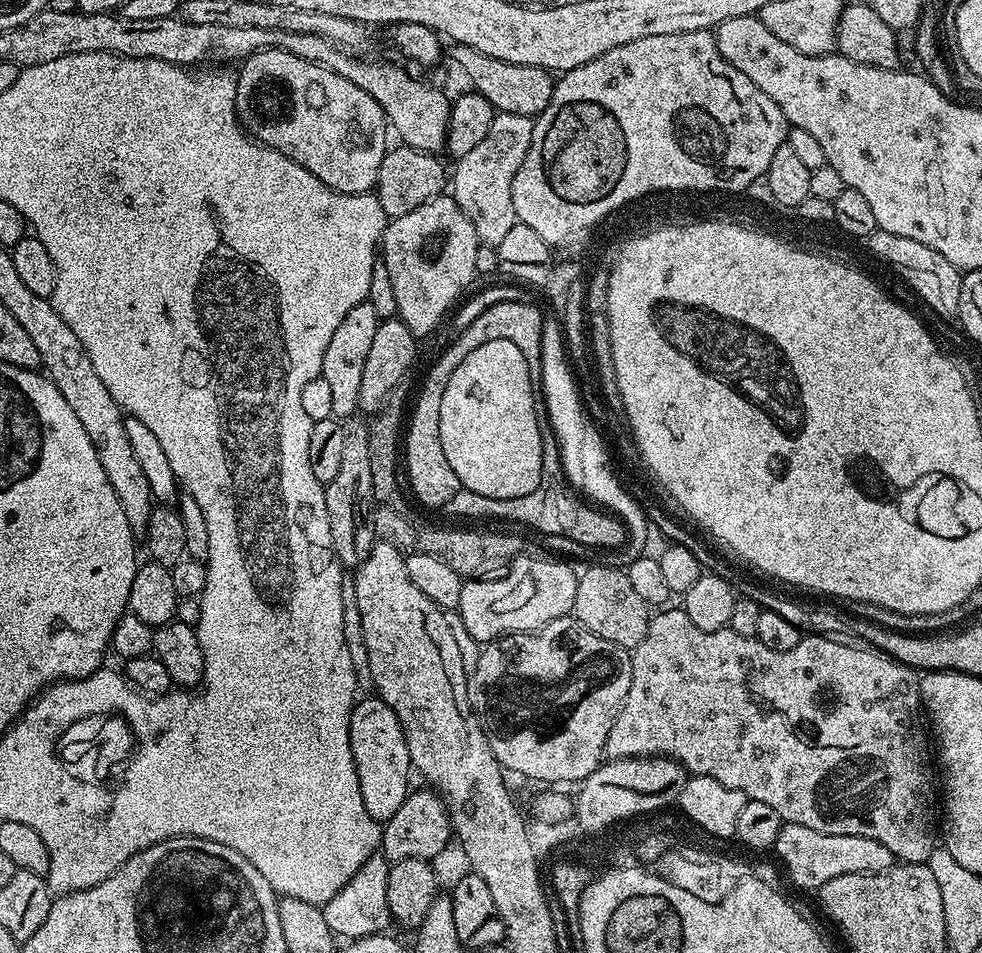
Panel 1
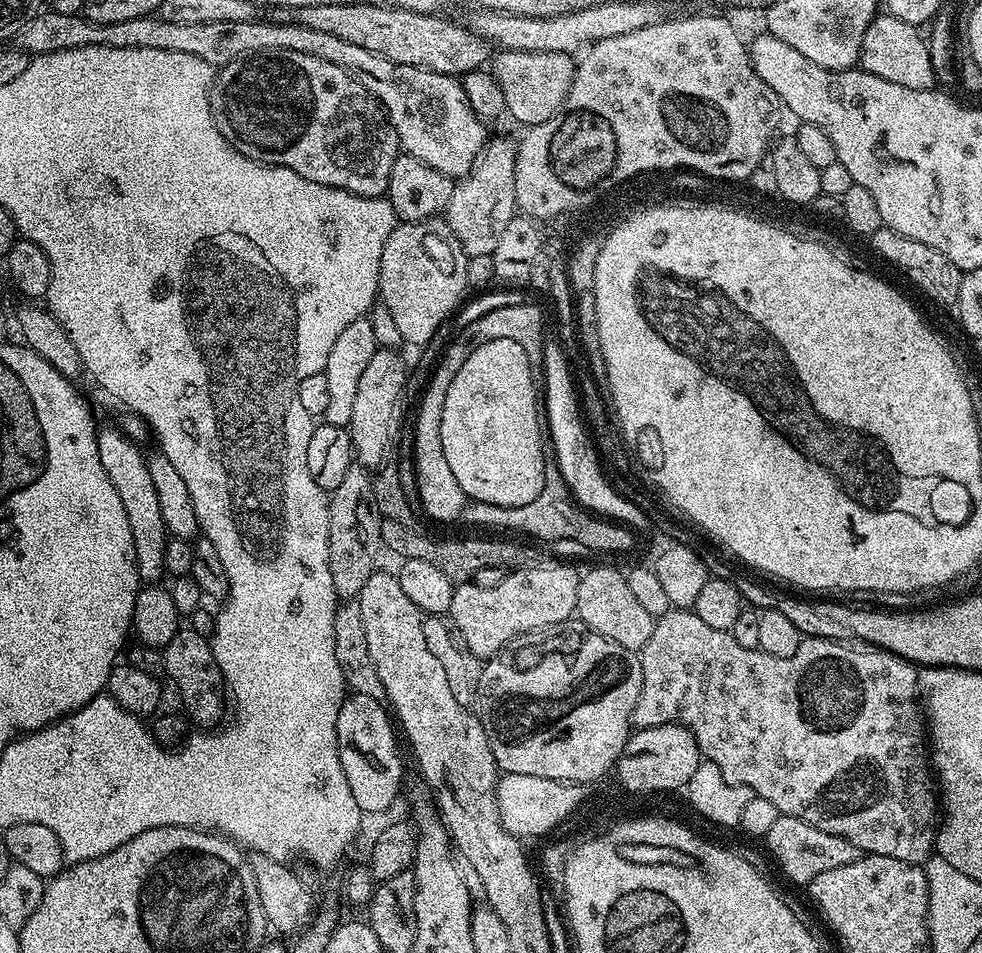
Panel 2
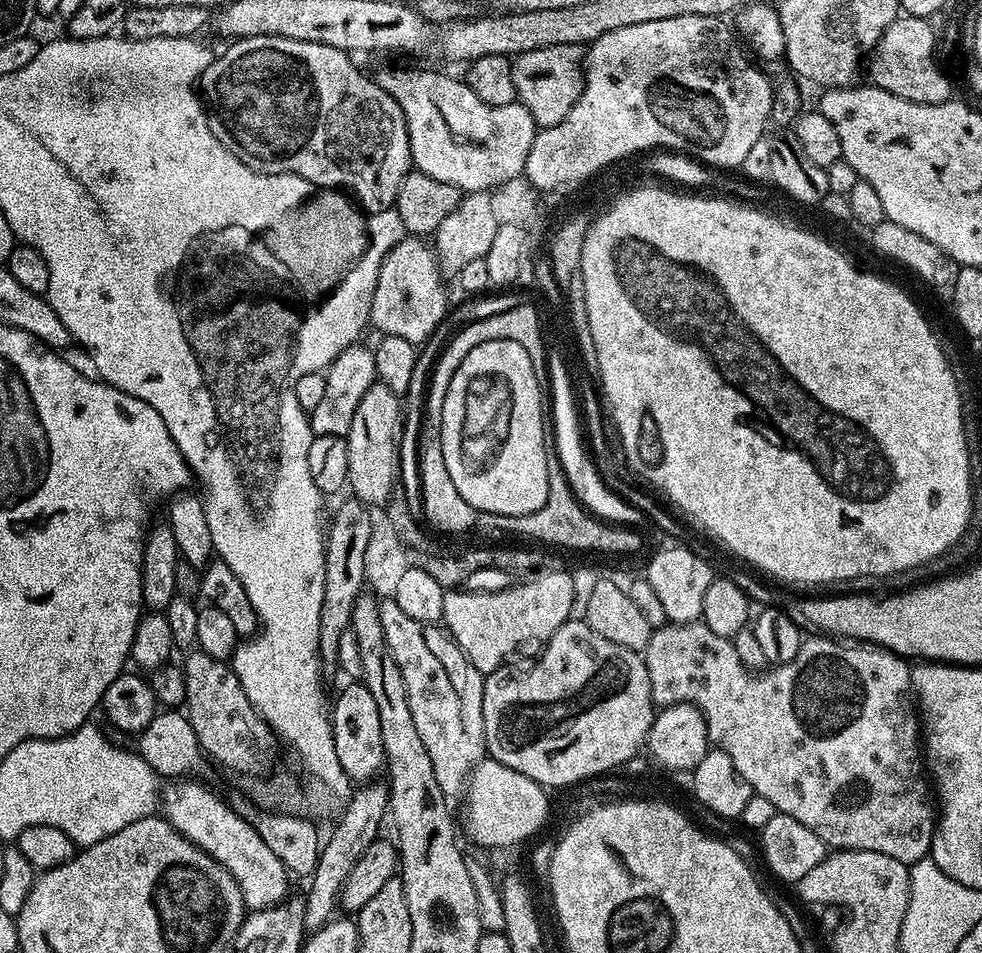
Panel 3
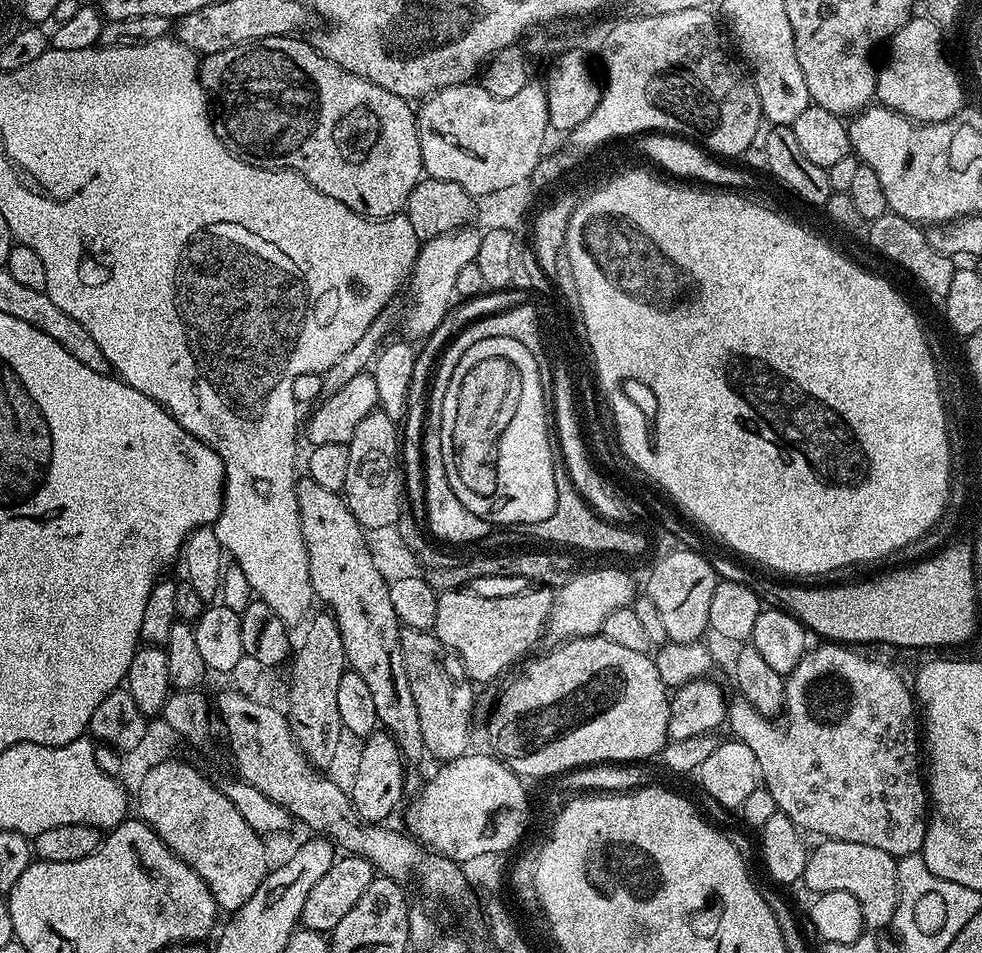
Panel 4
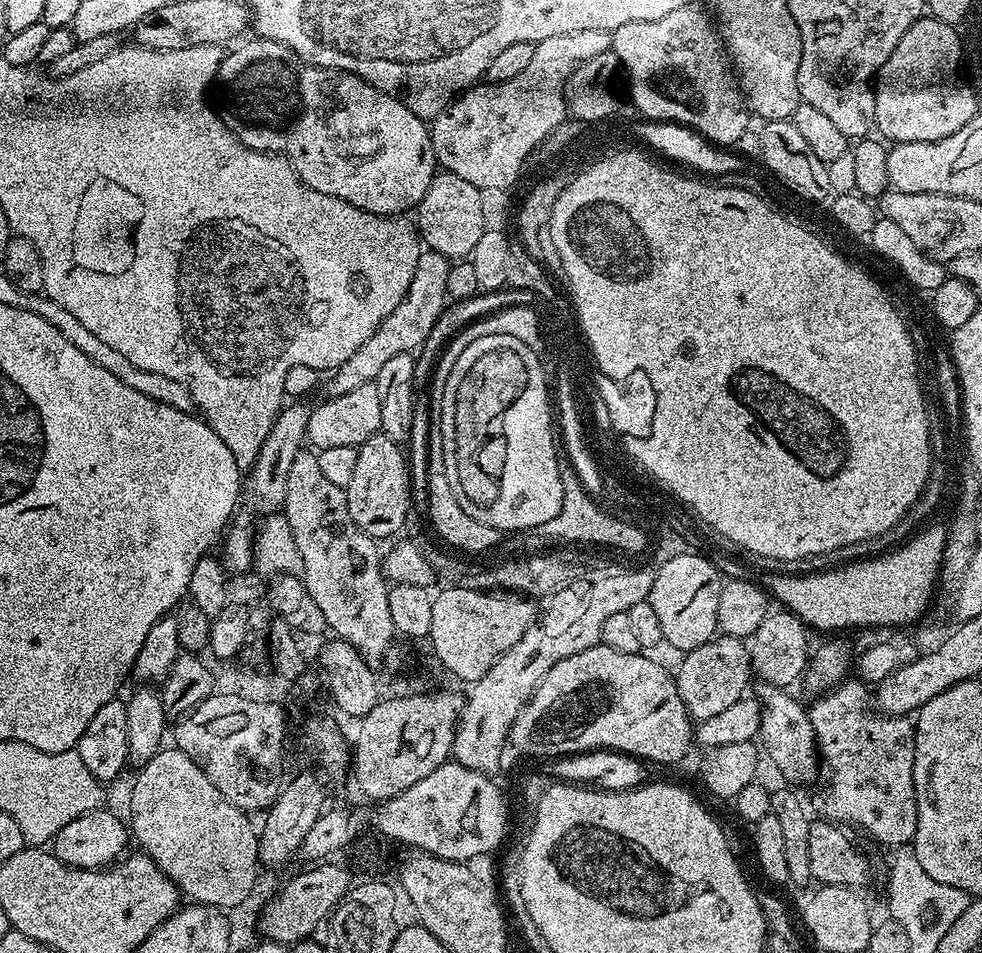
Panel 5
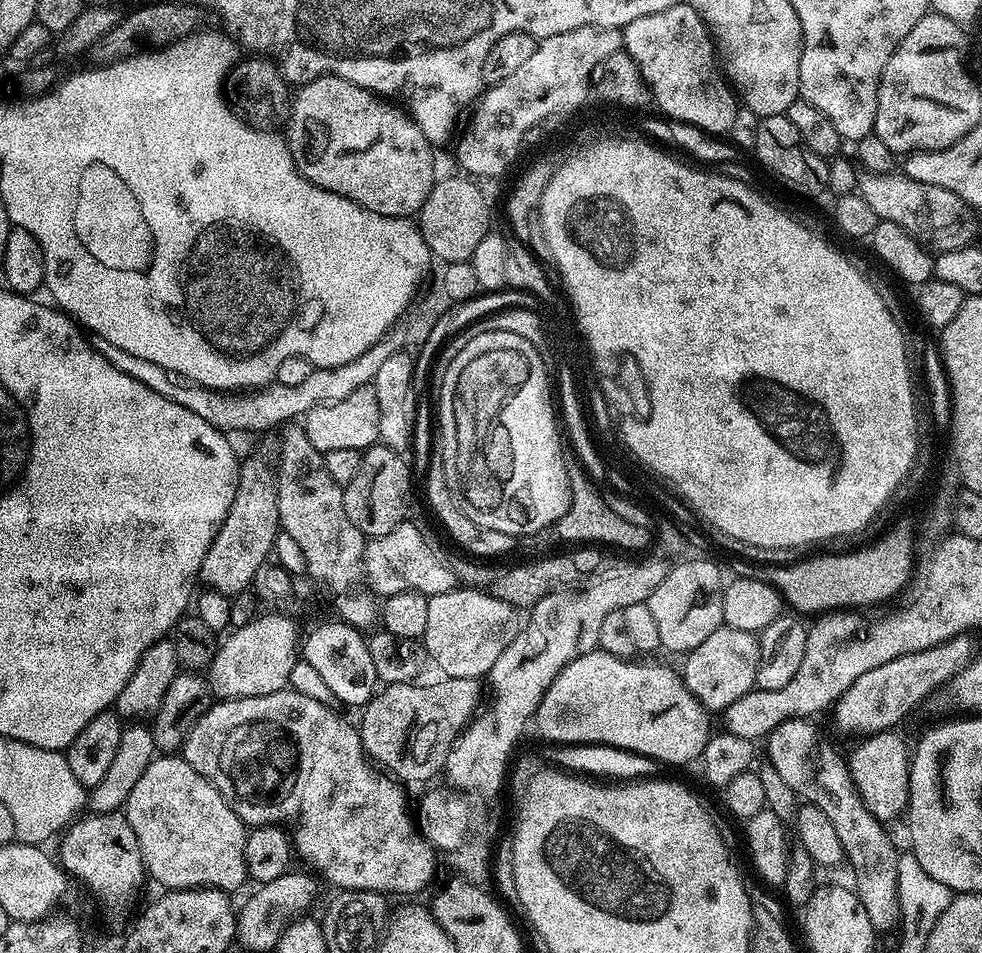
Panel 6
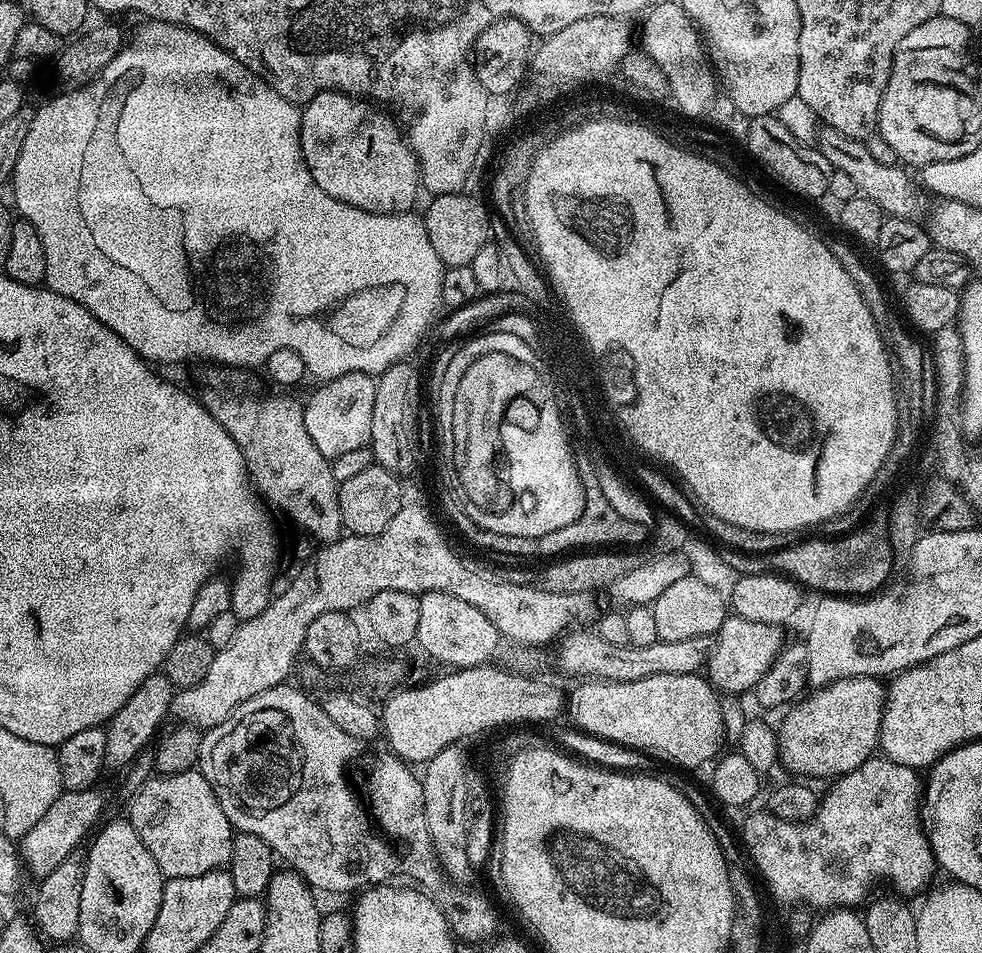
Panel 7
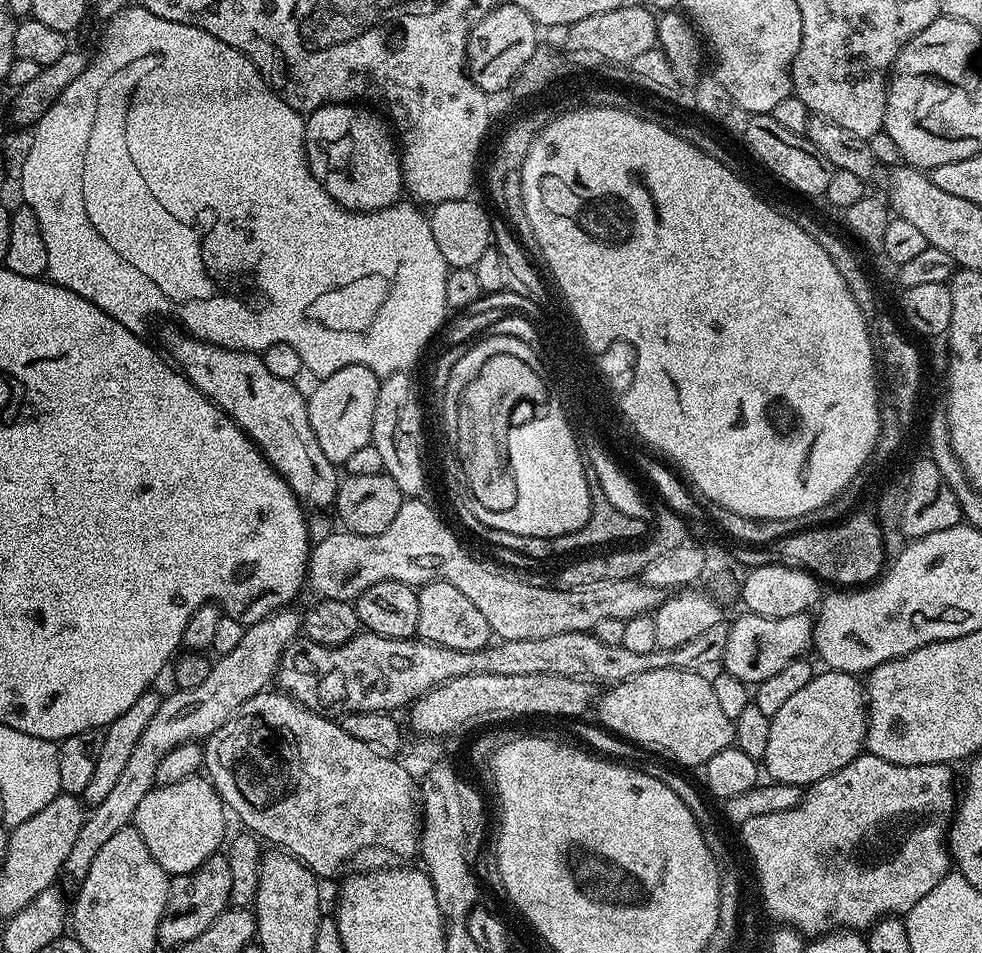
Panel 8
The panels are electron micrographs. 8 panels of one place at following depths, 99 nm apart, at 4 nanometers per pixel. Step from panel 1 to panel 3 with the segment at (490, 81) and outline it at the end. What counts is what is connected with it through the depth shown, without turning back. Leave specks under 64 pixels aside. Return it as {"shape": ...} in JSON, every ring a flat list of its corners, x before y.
{"shape":[[581,45,542,46,542,50,523,52,512,60,514,90,519,104,526,106,530,118,534,118,537,129,558,126,566,114,578,102,584,89,586,52]]}

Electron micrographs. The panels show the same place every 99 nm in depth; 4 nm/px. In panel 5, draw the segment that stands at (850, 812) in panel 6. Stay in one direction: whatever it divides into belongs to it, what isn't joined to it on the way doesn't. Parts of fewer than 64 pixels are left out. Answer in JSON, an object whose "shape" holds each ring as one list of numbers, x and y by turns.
{"shape":[[763,682,757,685,757,688,754,688,754,695,760,704,758,740,767,759,768,756,772,759,773,766,789,780,785,780,789,785,810,783,819,772,822,772,822,757,816,747,816,731,812,725,813,717,809,709,803,708,787,688,776,688]]}

